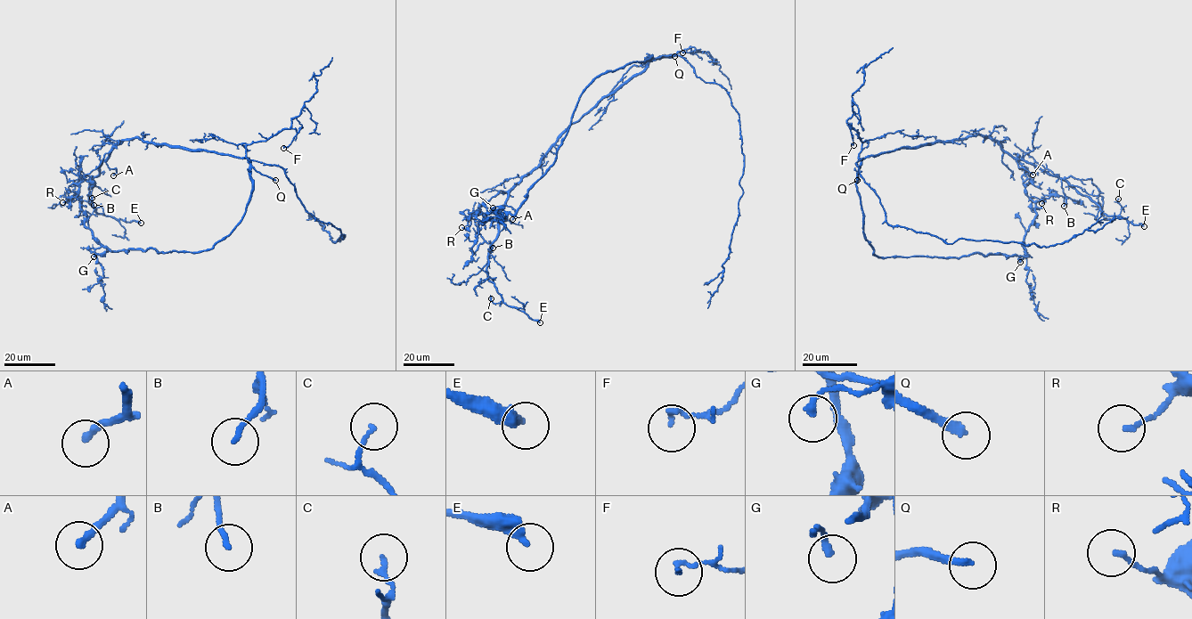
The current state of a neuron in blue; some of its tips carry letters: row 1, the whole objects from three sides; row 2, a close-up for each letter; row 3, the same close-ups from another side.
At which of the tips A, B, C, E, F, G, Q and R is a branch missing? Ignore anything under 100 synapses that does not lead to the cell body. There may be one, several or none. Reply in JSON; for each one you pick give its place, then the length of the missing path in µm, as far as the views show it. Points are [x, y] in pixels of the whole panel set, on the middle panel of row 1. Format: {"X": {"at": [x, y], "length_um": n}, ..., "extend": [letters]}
{"Q": {"at": [674, 56], "length_um": 80}, "extend": ["Q"]}

